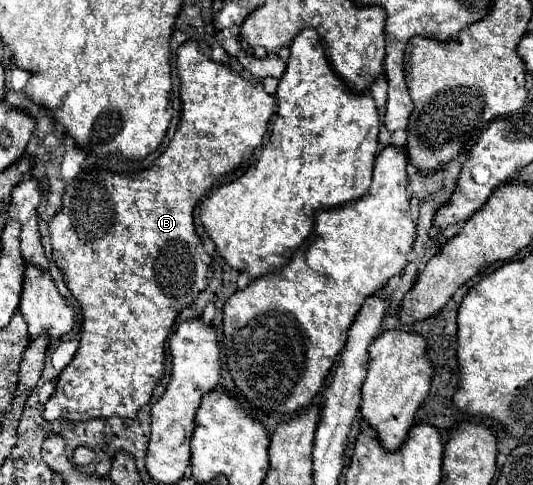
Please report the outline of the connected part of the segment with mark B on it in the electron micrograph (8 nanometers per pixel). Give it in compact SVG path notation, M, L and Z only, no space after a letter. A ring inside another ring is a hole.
M187 40L177 50L177 72L179 72L179 78L181 78L183 110L181 110L179 128L177 128L173 140L169 142L169 146L165 148L165 152L153 162L153 166L149 166L145 170L139 170L139 172L133 172L133 174L113 174L105 166L83 168L81 174L71 184L67 184L67 188L63 192L63 208L49 222L51 244L53 244L53 260L59 266L59 270L63 272L67 288L71 290L71 294L77 298L77 302L83 308L83 334L81 334L79 348L77 348L71 364L59 374L59 382L57 382L55 394L45 404L43 418L46 421L53 422L58 418L67 418L67 420L79 422L79 420L93 420L93 418L109 418L113 414L123 416L123 418L135 418L137 410L151 400L155 386L159 384L159 380L165 374L165 340L167 340L167 336L169 336L169 332L171 332L171 328L175 324L175 318L177 318L177 314L183 308L191 306L191 302L197 298L199 292L203 292L207 288L209 278L213 274L213 258L205 252L203 242L201 242L199 234L195 232L195 224L193 224L195 206L217 184L219 176L229 174L235 168L239 168L245 160L249 160L253 150L261 146L263 136L267 132L267 124L269 124L269 120L271 120L271 116L275 112L275 98L269 96L263 90L263 84L255 82L255 80L243 78L229 64L215 62L211 58L211 48L203 40Z

